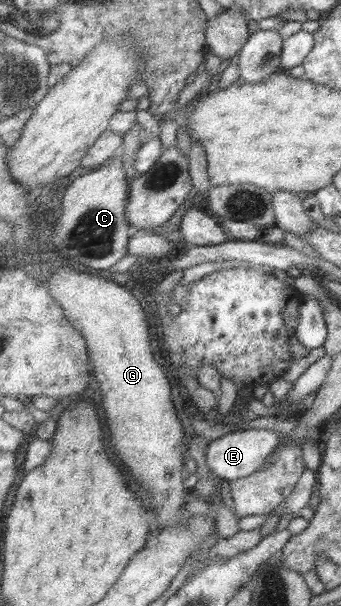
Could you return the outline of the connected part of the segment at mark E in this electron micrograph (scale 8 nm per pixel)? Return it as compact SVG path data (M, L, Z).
M244 429L244 431L226 433L208 445L204 454L206 467L215 476L226 481L243 478L257 472L264 459L281 443L281 435L270 429Z

